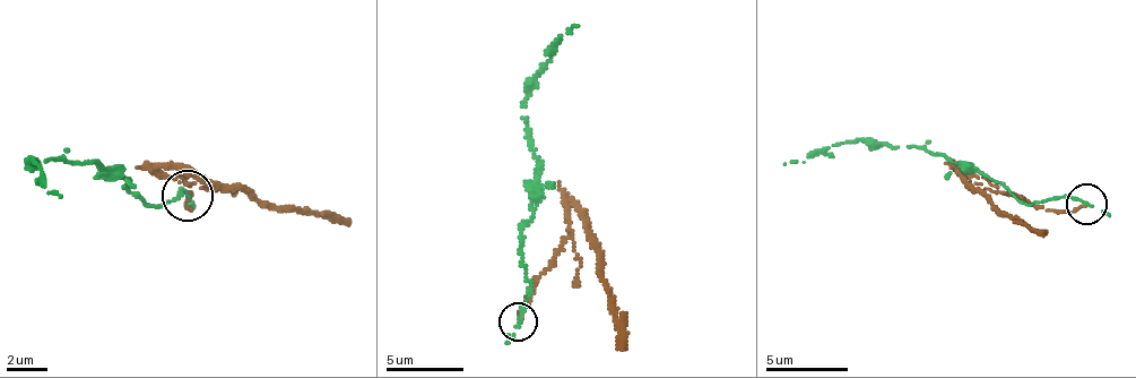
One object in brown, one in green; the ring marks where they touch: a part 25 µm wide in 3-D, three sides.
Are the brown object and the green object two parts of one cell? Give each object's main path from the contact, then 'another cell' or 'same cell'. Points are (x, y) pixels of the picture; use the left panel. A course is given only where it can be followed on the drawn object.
brown runs (189, 196), (185, 211), (189, 191), (183, 174), (165, 171), (171, 168), (282, 207), (314, 209), (349, 228); green runs (189, 196), (182, 189), (162, 204), (127, 191), (122, 170), (63, 156), (25, 162), (37, 168), (63, 198); another cell

